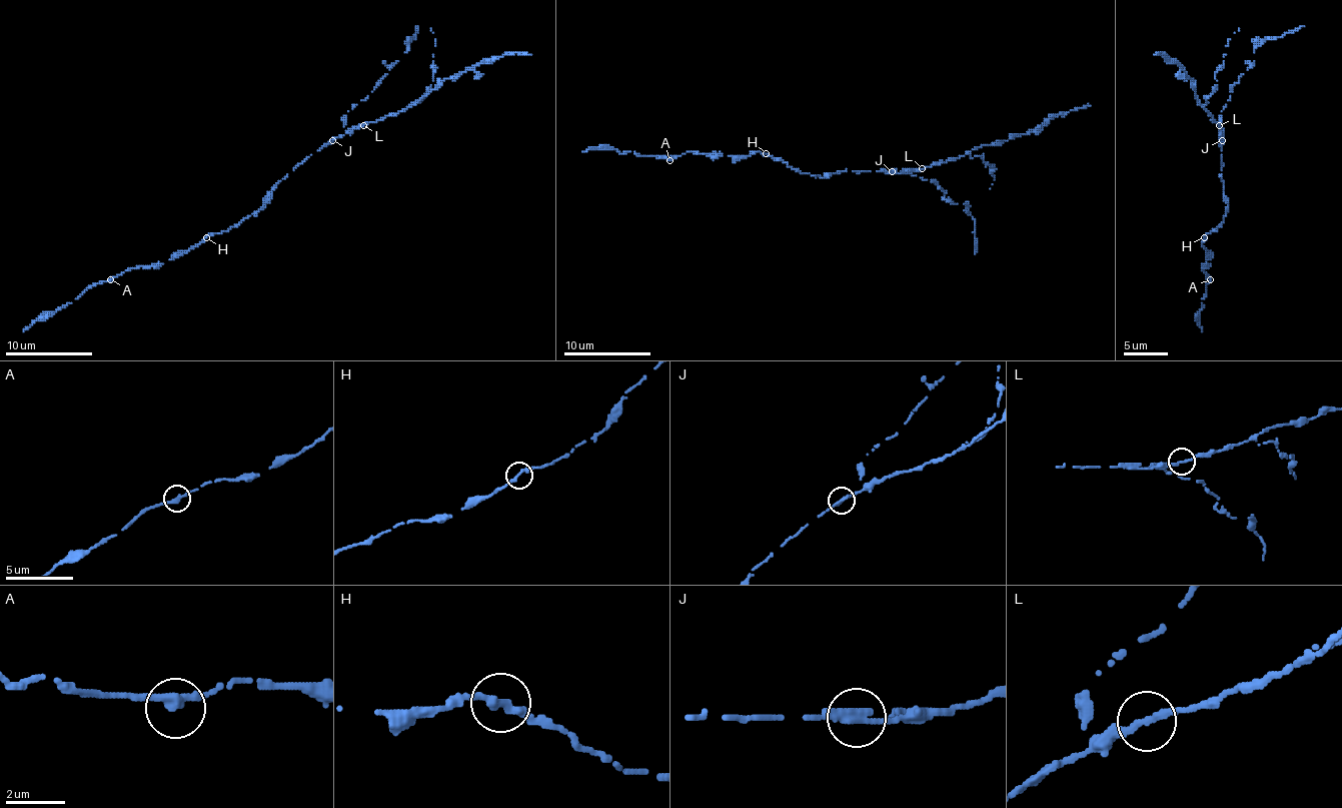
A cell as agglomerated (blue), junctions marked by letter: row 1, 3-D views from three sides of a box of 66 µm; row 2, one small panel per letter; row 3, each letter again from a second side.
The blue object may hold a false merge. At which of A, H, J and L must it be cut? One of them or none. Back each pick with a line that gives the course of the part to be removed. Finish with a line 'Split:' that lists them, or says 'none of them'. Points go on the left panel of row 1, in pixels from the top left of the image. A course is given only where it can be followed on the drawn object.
J: Course of the part to remove: (333, 139), (343, 126), (348, 111), (372, 91), (407, 50), (407, 43), (415, 37), (415, 26)
Split: J

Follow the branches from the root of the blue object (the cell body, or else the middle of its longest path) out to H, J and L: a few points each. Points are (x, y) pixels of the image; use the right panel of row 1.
H: (1224, 187), (1224, 200), (1228, 205), (1224, 220), (1204, 237)
J: (1224, 187), (1221, 139)
L: (1224, 187), (1224, 131), (1219, 124)

